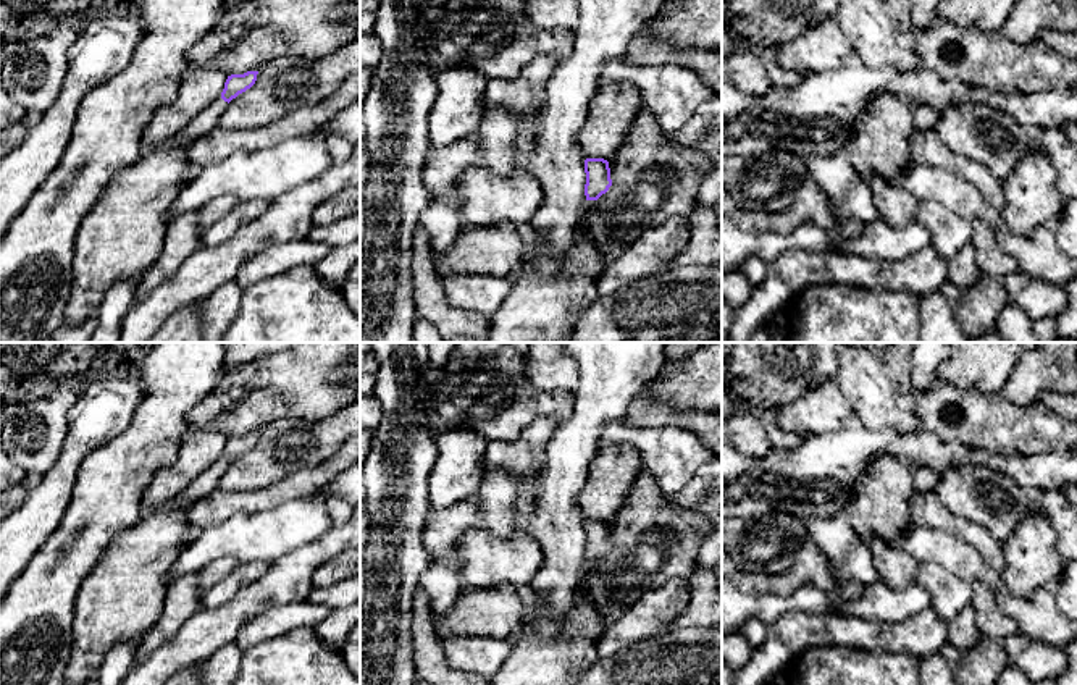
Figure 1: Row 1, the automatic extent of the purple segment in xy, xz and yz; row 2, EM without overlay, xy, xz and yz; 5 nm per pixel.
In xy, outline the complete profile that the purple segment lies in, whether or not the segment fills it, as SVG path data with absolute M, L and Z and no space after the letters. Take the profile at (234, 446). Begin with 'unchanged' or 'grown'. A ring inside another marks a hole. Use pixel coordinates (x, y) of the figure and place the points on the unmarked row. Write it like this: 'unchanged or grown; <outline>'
grown; M247 433L244 436L231 436L224 444L221 457L213 462L203 473L200 473L182 493L173 501L178 504L194 504L218 488L218 483L229 464L239 456L250 451L257 443L258 433Z

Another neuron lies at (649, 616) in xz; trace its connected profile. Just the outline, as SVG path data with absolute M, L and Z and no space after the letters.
M672 578L664 586L643 593L631 606L617 612L597 638L597 658L615 656L636 643L665 633L686 609L689 578Z

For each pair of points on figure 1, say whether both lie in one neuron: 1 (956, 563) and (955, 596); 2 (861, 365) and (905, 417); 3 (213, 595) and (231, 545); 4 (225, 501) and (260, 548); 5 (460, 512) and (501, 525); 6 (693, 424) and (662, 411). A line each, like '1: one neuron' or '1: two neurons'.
1: two neurons
2: one neuron
3: two neurons
4: two neurons
5: two neurons
6: one neuron

